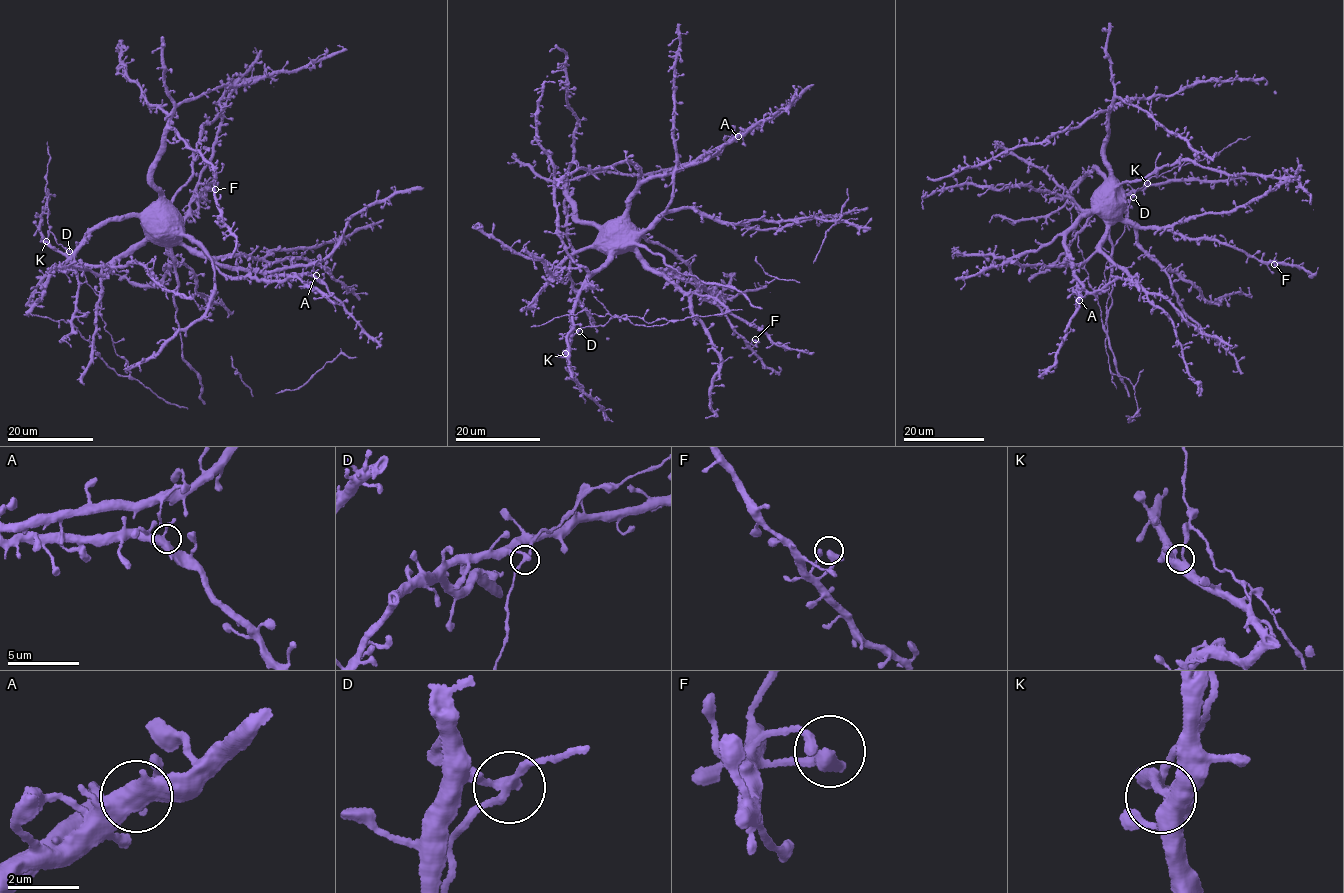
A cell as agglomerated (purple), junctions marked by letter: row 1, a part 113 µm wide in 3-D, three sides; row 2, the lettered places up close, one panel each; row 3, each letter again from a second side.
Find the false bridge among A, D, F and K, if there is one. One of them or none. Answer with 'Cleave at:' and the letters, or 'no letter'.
Cleave at: no letter

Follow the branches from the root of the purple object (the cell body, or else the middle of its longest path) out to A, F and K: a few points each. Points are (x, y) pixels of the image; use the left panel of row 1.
A: (160, 222), (184, 235), (223, 265), (255, 268), (268, 275), (316, 275)
F: (160, 222), (165, 221), (168, 235), (166, 233), (170, 234), (185, 216), (195, 211), (206, 188), (215, 189)
K: (160, 222), (152, 225), (141, 241), (97, 266), (73, 263), (46, 241)

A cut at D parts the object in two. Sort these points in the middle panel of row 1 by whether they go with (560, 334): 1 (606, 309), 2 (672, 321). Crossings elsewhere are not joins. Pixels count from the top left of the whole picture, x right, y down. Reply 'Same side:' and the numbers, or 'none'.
Same side: none

